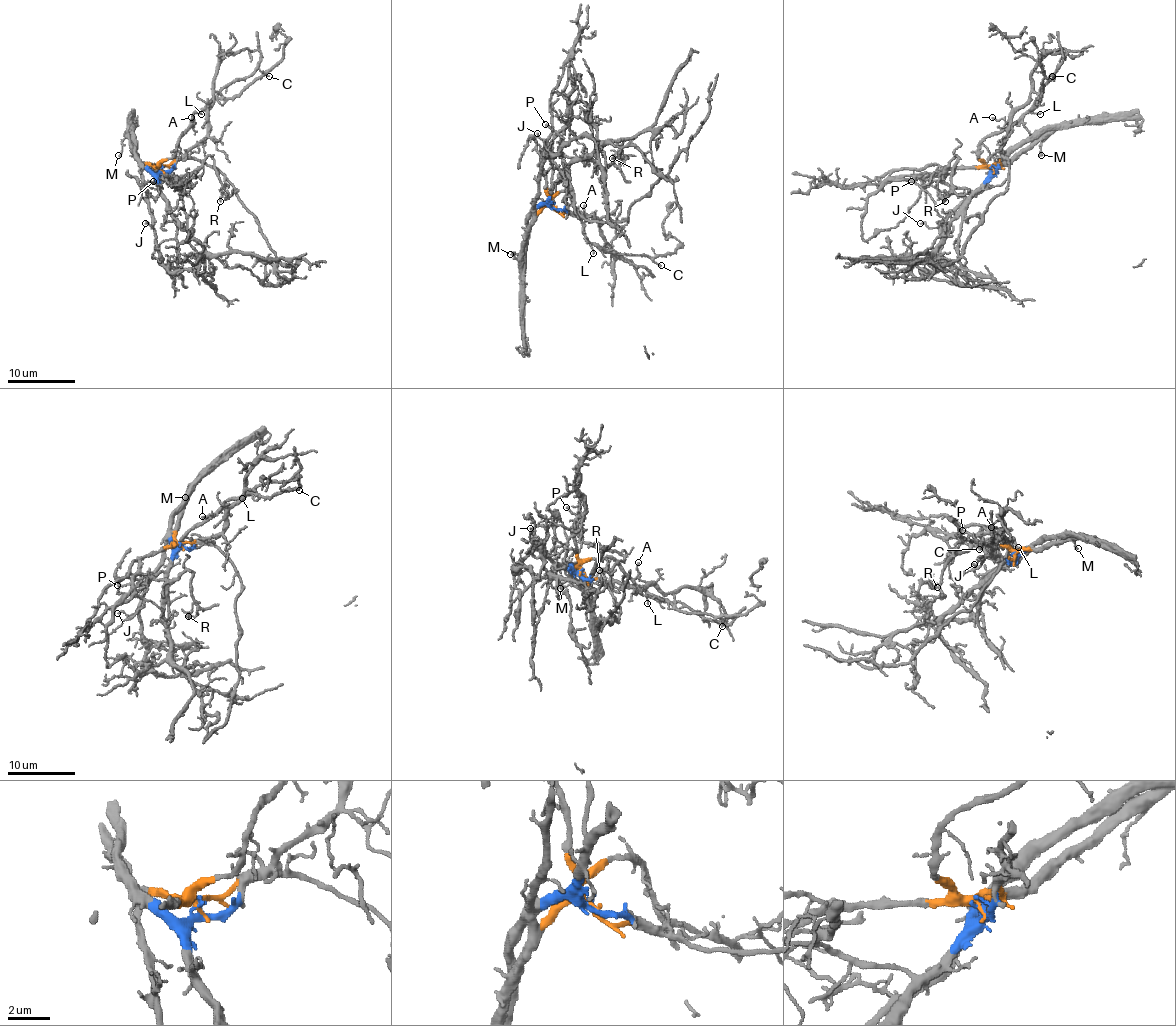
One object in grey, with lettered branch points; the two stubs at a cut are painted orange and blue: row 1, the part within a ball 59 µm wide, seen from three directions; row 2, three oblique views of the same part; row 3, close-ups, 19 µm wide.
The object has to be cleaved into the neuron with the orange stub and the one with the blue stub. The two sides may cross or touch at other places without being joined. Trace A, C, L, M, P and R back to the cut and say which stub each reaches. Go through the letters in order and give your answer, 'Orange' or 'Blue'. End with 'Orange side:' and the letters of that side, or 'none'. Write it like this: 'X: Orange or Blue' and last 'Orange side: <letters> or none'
A: Orange
C: Orange
L: Orange
M: Orange
P: Orange
R: Blue
Orange side: A, C, L, M, P

